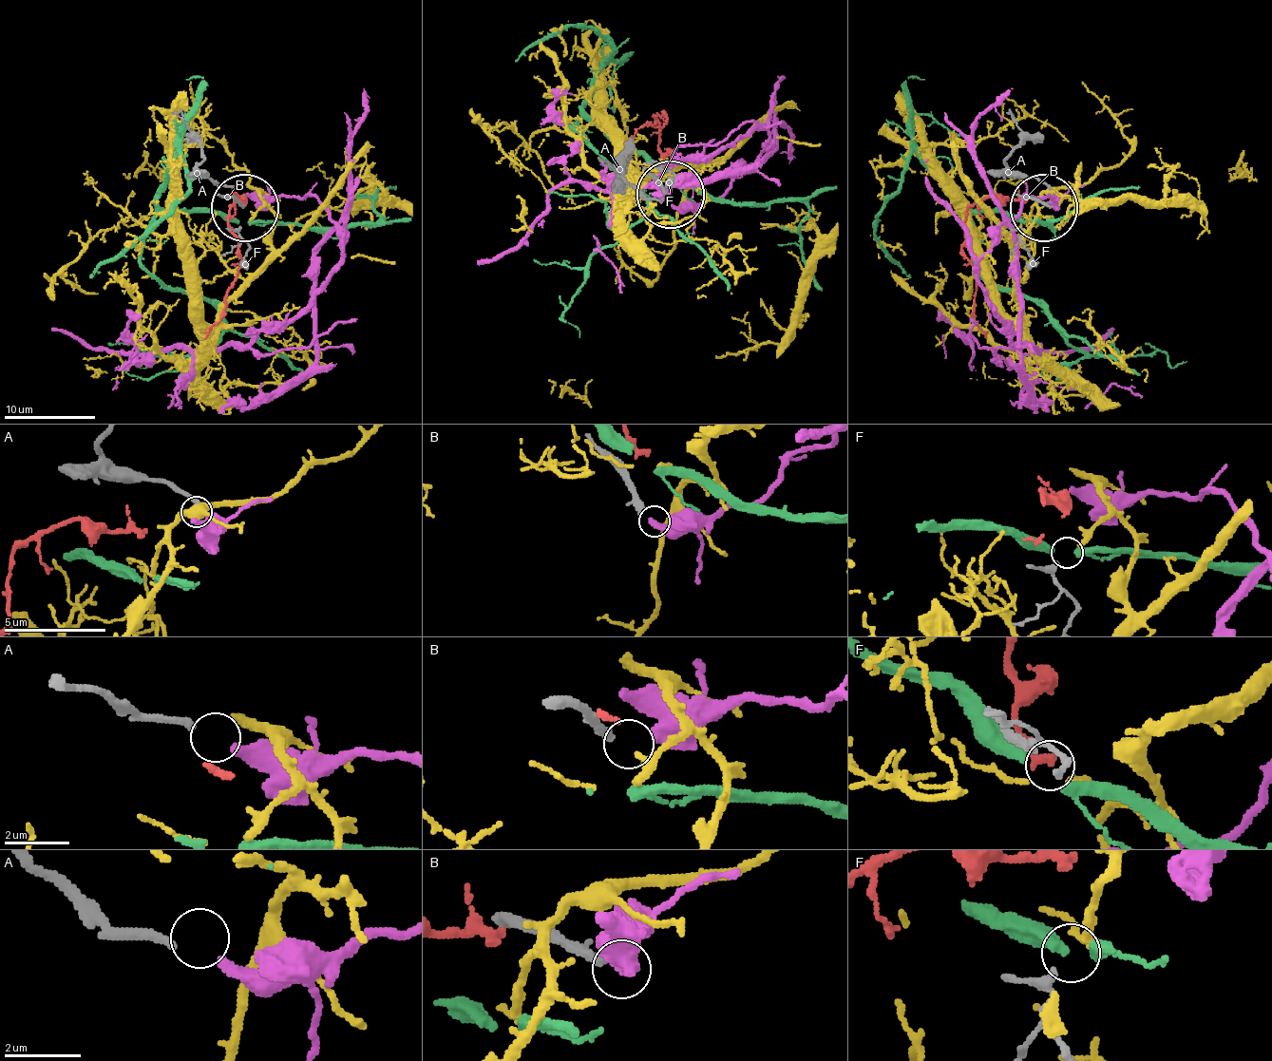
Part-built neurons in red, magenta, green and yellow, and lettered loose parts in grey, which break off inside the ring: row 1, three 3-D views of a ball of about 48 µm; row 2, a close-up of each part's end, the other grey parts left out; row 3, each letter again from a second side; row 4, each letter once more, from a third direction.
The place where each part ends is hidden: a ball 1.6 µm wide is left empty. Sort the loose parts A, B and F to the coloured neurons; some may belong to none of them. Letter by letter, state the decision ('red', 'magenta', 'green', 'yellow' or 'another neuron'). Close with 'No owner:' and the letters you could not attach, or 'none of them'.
A: magenta
B: another neuron
F: another neuron
No owner: B, F

